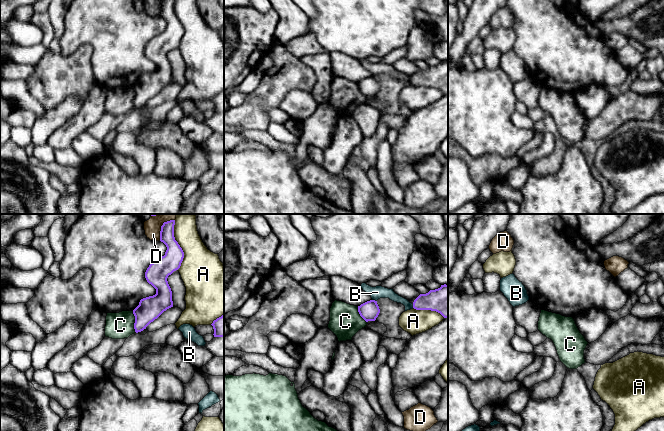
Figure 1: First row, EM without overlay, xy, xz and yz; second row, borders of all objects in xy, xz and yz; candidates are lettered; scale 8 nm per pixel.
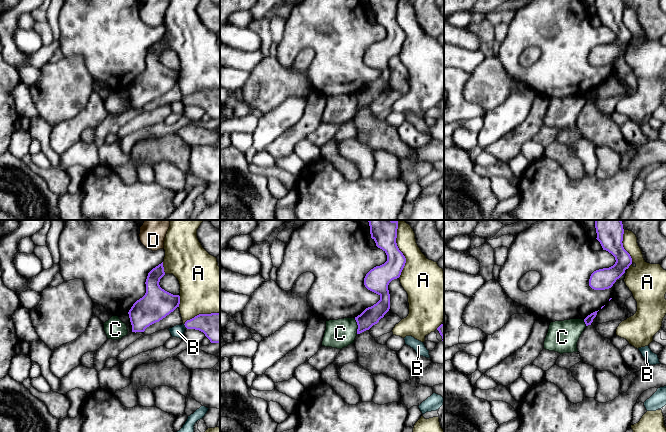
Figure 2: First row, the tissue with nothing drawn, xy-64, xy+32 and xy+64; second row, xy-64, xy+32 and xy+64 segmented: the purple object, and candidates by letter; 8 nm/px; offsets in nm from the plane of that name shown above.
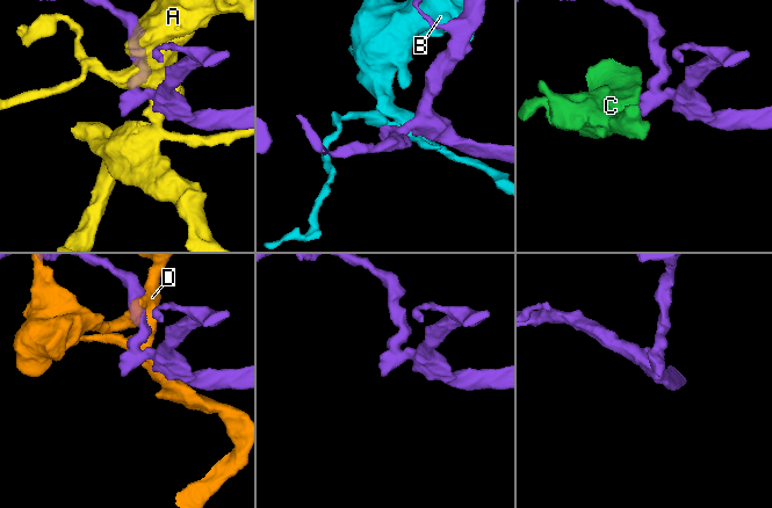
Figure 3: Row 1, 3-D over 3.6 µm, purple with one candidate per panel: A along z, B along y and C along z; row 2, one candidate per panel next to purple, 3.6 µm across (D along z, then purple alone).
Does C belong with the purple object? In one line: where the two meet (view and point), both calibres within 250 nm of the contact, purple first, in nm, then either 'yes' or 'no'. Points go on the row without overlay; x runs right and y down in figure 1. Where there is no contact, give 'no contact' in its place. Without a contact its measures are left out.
xy (135, 98) | 190/220 nm | no

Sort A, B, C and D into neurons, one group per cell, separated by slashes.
A / B / C / D

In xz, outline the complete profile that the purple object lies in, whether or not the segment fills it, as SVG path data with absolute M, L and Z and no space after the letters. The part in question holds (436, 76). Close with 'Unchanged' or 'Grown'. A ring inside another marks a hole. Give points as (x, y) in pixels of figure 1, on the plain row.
M441 61L440 64L430 66L426 70L420 70L413 78L413 84L416 86L431 86L440 89L444 95L438 101L431 105L413 111L407 118L404 126L398 131L398 137L395 144L392 145L391 172L395 178L395 170L403 166L415 168L415 165L433 155L442 141L448 135L448 61Z. Grown

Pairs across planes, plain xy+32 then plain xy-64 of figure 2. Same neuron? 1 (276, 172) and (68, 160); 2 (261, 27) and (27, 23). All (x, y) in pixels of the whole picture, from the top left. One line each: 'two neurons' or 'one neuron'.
1: two neurons
2: two neurons

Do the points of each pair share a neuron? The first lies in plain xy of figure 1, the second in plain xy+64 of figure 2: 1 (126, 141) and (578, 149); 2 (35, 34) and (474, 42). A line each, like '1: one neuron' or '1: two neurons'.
1: one neuron
2: one neuron

